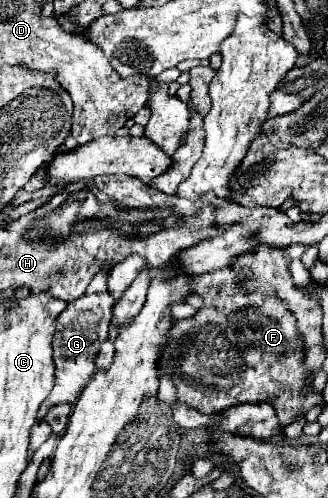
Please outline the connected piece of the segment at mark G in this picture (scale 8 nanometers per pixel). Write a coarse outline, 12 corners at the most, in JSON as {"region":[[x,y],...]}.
{"region":[[98,273],[58,317],[56,385],[38,419],[94,377],[114,299]]}

